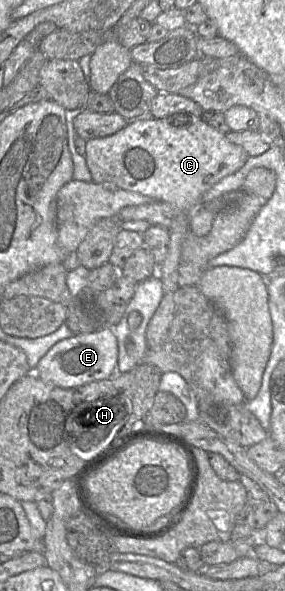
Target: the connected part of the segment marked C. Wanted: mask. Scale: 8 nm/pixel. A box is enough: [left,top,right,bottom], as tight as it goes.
[84,116,247,294]

